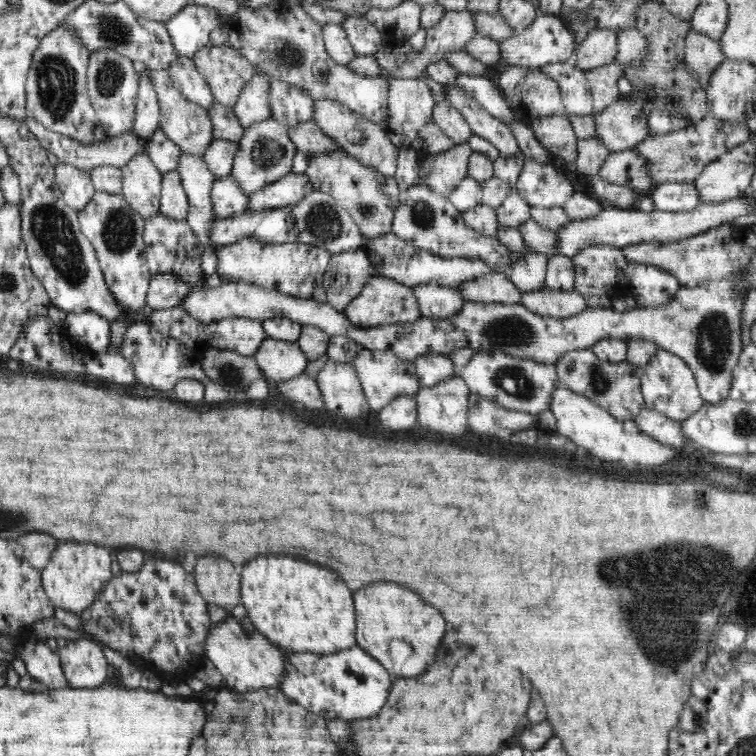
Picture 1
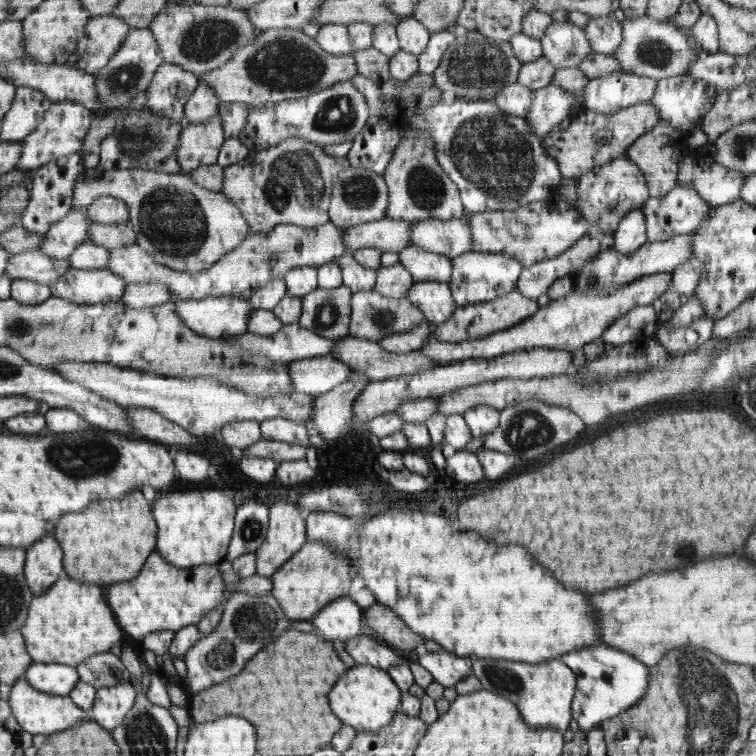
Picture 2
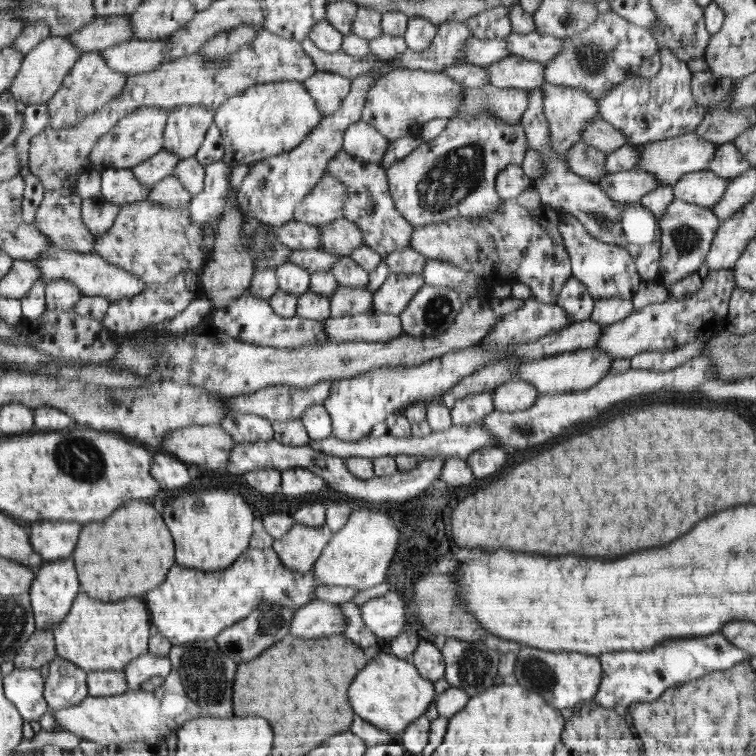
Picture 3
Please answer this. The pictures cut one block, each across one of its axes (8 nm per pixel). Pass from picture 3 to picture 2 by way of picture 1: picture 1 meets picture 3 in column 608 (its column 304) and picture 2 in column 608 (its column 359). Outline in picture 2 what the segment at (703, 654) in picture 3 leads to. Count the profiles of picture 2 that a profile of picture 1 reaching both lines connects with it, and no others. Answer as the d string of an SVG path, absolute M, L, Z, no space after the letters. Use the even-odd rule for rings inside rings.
M586 646L565 654L560 661L577 675L577 692L573 698L572 715L582 731L590 731L602 721L617 717L637 705L649 691L650 667L622 649L606 646Z

